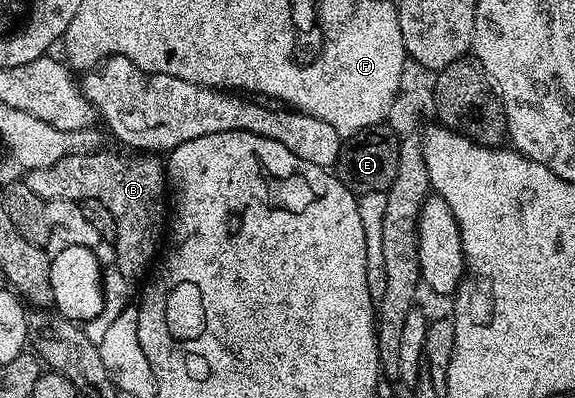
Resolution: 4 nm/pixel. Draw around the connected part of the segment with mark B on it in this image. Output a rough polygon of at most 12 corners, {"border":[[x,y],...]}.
{"border":[[96,150],[30,169],[33,194],[96,200],[114,267],[139,282],[169,216],[165,164]]}

